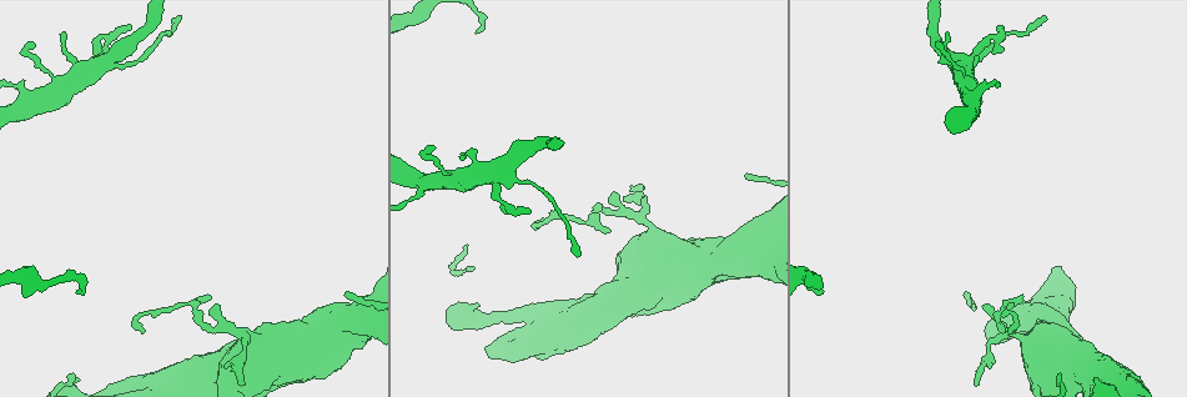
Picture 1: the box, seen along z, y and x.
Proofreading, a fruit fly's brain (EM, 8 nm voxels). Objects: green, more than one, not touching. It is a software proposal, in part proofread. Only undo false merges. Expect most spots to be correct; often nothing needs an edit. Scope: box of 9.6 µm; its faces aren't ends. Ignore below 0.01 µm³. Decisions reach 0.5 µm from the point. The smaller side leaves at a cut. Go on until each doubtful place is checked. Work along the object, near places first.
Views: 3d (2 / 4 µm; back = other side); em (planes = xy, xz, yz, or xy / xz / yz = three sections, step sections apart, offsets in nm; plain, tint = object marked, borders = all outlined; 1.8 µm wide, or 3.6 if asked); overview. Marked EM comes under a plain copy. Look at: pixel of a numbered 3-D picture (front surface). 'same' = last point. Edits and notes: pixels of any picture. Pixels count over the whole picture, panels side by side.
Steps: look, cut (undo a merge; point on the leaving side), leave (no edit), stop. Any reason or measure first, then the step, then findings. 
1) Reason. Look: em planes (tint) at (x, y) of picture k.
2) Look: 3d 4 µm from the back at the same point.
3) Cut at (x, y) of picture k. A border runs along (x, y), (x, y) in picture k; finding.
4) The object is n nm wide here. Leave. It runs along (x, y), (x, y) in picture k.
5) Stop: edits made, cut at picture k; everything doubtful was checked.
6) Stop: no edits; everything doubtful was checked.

Narrows sharply. Look: em planes (tint) at (105, 36) of picture 1.

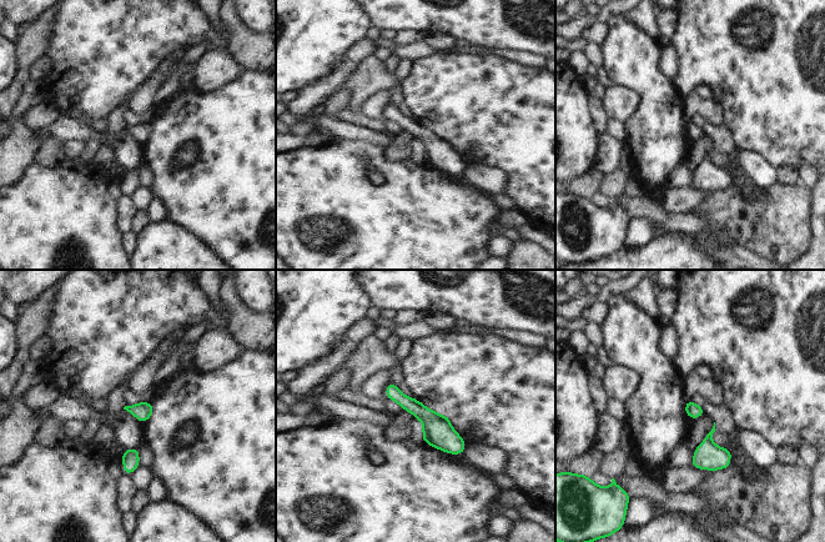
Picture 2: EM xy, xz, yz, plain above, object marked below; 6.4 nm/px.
Leave. It runs along (390, 387), (459, 450) in picture 2; one neuron here.

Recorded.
Thin arm on a thick one. Look: em xy step 4 (tint) at (962, 65) of picture 1.

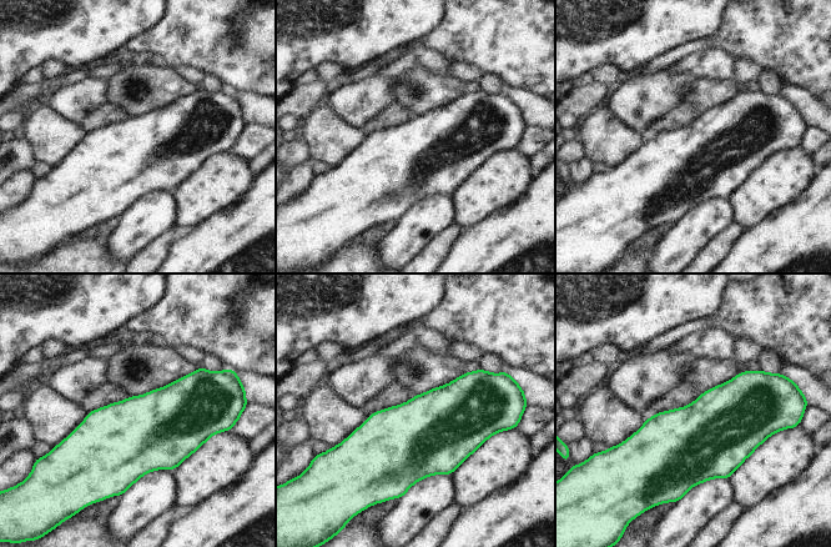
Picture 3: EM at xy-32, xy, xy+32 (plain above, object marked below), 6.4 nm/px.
Leave. All the same neuron.

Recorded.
Four arms meet. Look: 3d 2 µm at (242, 332) of picture 1.

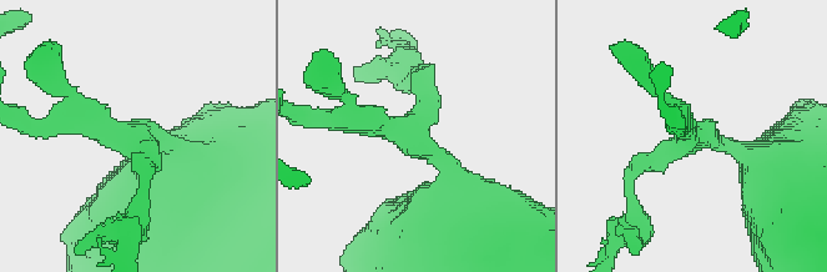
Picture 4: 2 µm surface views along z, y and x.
Need the tissue. Look: em xy step 8 (tint) at (130, 135) of picture 4.

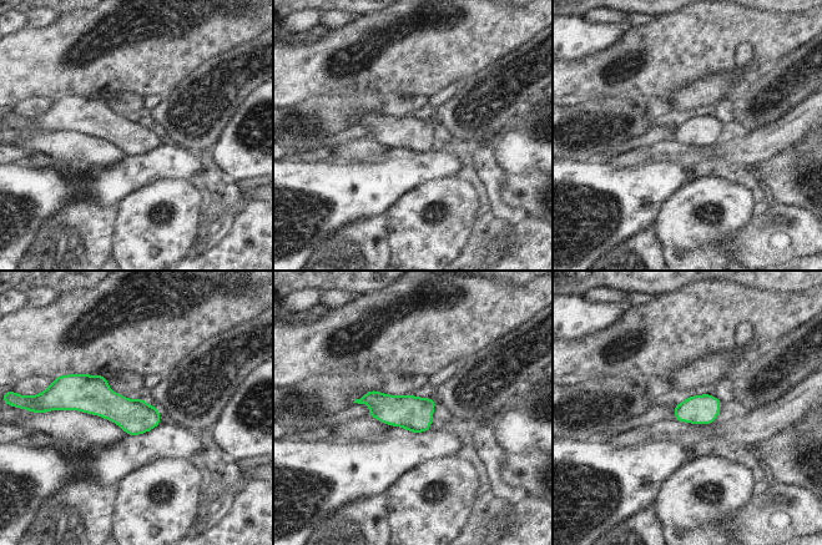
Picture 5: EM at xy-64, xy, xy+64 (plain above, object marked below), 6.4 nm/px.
Cut it another way. Look: em planes (tint) at the same point.

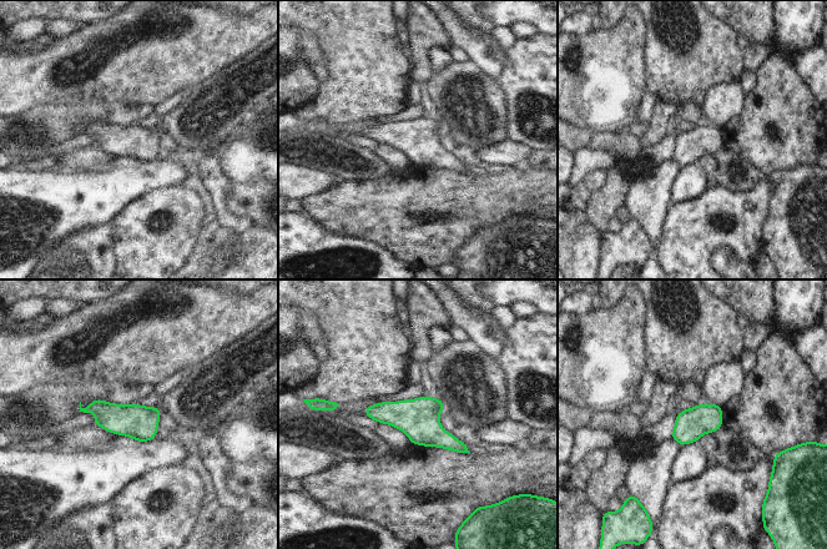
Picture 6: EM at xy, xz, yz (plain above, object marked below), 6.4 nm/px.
4 arms meet here. Leave. Continuous, no second neuron.

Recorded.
Stop: no edits; everything doubtful was checked.

